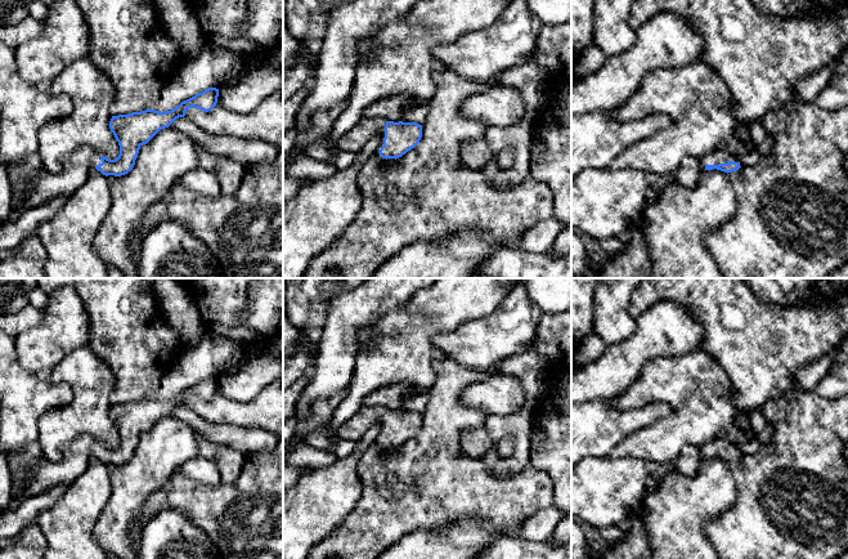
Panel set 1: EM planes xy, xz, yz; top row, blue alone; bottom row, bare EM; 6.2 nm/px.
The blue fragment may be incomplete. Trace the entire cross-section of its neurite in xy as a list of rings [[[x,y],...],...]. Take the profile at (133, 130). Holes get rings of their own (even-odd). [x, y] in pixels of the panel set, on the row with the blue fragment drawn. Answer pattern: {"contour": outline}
{"contour": [[[208,88],[171,111],[145,109],[112,116],[109,129],[120,146],[118,157],[109,160],[90,147],[82,147],[63,157],[60,173],[45,170],[32,179],[27,197],[19,204],[13,204],[8,220],[14,220],[26,210],[39,207],[54,198],[68,198],[86,182],[88,173],[93,167],[106,176],[127,174],[134,167],[143,144],[147,144],[161,129],[169,128],[176,118],[184,117],[188,108],[211,111],[217,103],[217,97],[219,89]]]}

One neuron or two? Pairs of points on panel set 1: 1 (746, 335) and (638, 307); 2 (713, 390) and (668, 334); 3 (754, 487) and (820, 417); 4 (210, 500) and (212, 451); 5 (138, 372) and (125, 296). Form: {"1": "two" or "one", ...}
{"1": "one", "2": "two", "3": "one", "4": "two", "5": "one"}

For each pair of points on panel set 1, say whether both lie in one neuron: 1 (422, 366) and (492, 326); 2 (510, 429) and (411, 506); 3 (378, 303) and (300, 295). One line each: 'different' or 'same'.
1: different
2: different
3: different

